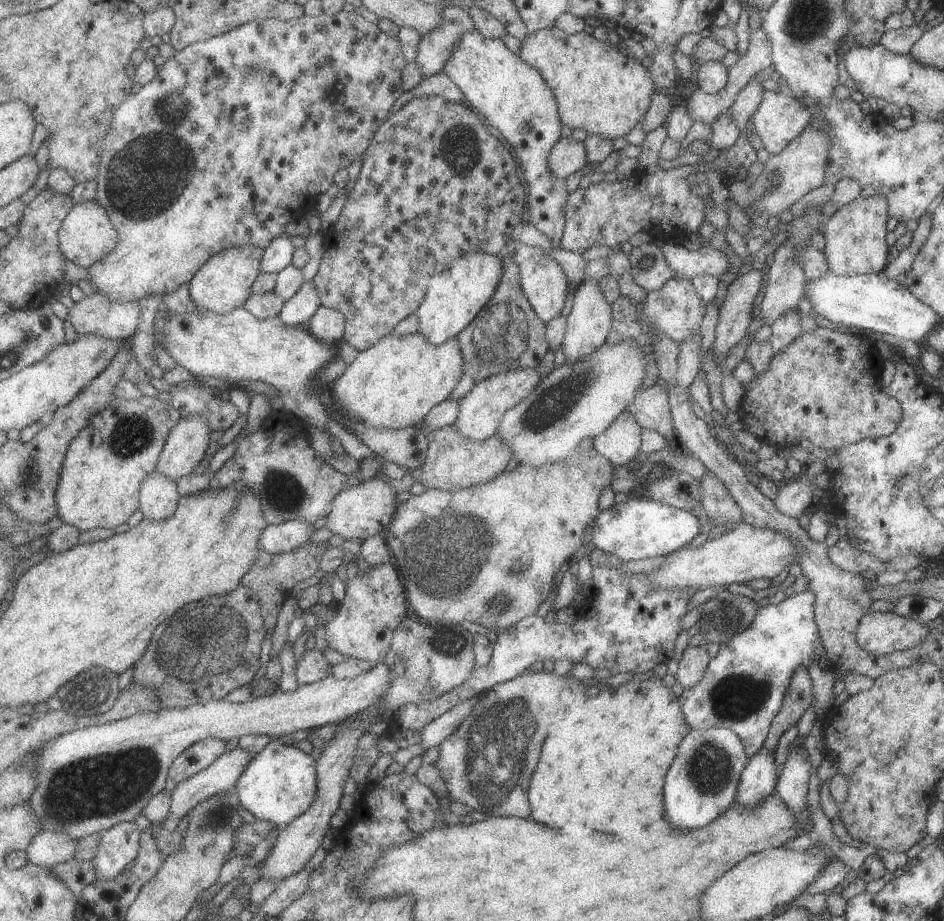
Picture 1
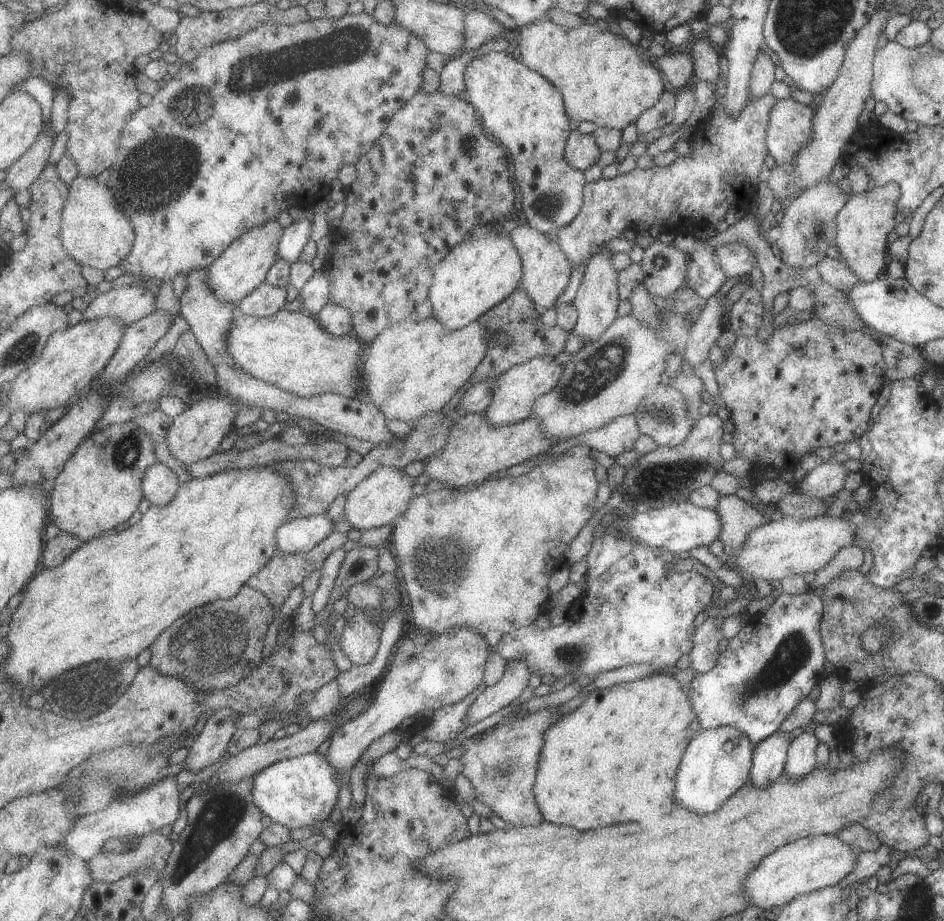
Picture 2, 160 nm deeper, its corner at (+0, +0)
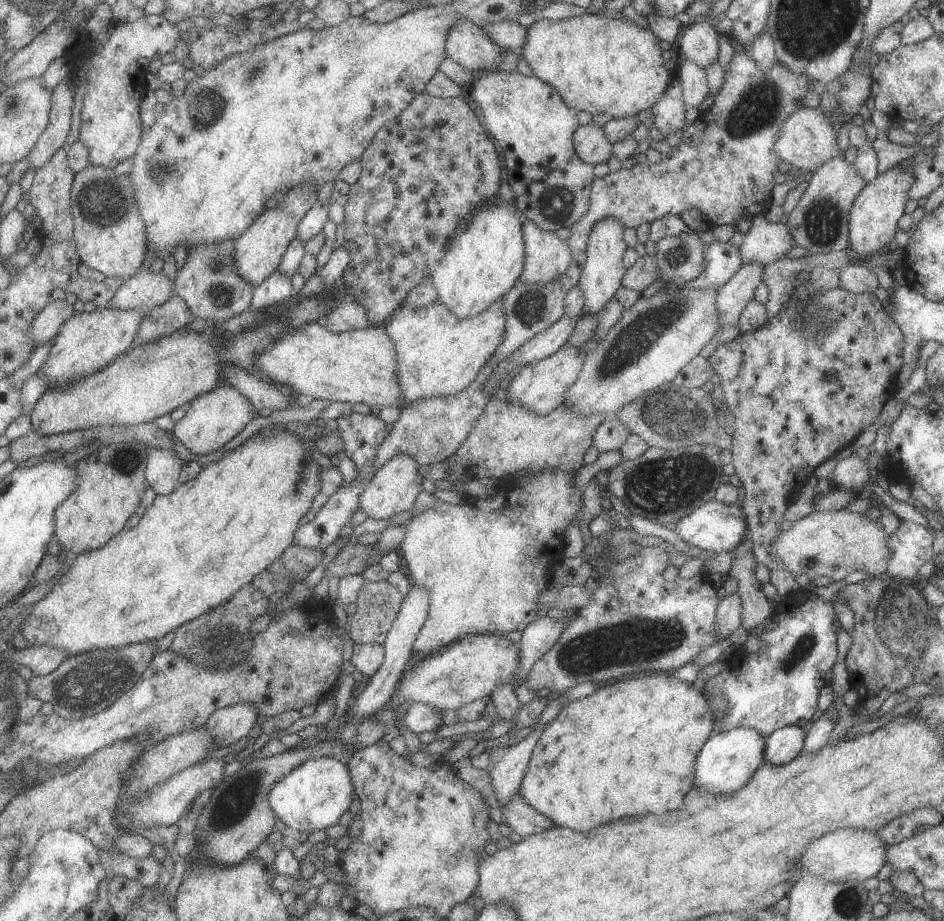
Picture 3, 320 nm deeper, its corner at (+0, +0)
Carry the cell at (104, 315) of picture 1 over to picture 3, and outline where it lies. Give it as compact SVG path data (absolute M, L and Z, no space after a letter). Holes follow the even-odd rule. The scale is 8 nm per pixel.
M163 270L159 273L140 271L124 281L112 297L110 306L122 310L138 309L145 314L174 294L175 284Z

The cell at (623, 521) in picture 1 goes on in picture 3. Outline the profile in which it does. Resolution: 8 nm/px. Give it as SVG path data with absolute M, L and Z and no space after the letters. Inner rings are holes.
M716 500L701 504L674 527L677 528L676 534L681 536L688 545L713 550L716 554L733 552L748 534L748 521L743 507L738 504L727 505Z

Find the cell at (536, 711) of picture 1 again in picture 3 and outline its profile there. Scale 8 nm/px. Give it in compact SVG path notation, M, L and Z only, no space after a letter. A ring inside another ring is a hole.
M519 792L508 804L500 808L504 822L522 838L558 827L553 820L536 812Z

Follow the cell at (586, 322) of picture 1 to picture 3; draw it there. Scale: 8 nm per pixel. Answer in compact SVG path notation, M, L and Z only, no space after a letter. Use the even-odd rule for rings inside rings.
M607 216L599 220L588 235L587 259L583 266L579 285L584 293L585 308L584 311L591 315L596 315L603 306L618 292L621 282L626 272L623 263L623 254L627 249L622 235L626 227L618 217Z

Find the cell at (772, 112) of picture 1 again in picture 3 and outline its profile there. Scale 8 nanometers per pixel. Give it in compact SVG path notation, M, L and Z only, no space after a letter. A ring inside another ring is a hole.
M802 107L782 123L781 135L774 145L774 150L783 161L789 162L800 173L808 171L814 173L824 163L840 154L840 146L836 139L838 138L837 129L827 111Z

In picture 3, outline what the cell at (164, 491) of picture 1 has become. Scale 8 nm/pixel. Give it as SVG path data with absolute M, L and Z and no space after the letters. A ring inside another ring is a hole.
M149 447L145 475L150 488L167 495L178 488L183 460L169 448Z

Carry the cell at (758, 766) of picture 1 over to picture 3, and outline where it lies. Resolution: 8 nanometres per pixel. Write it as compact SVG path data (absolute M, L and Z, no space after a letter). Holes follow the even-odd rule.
M786 725L767 736L764 751L766 762L783 765L800 755L807 737L803 727L803 725Z

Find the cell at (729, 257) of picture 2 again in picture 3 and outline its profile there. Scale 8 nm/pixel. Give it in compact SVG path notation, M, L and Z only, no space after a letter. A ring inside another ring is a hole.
M762 214L752 216L751 220L752 227L739 246L743 264L758 261L766 266L784 257L791 248L797 246L786 223L772 223Z

